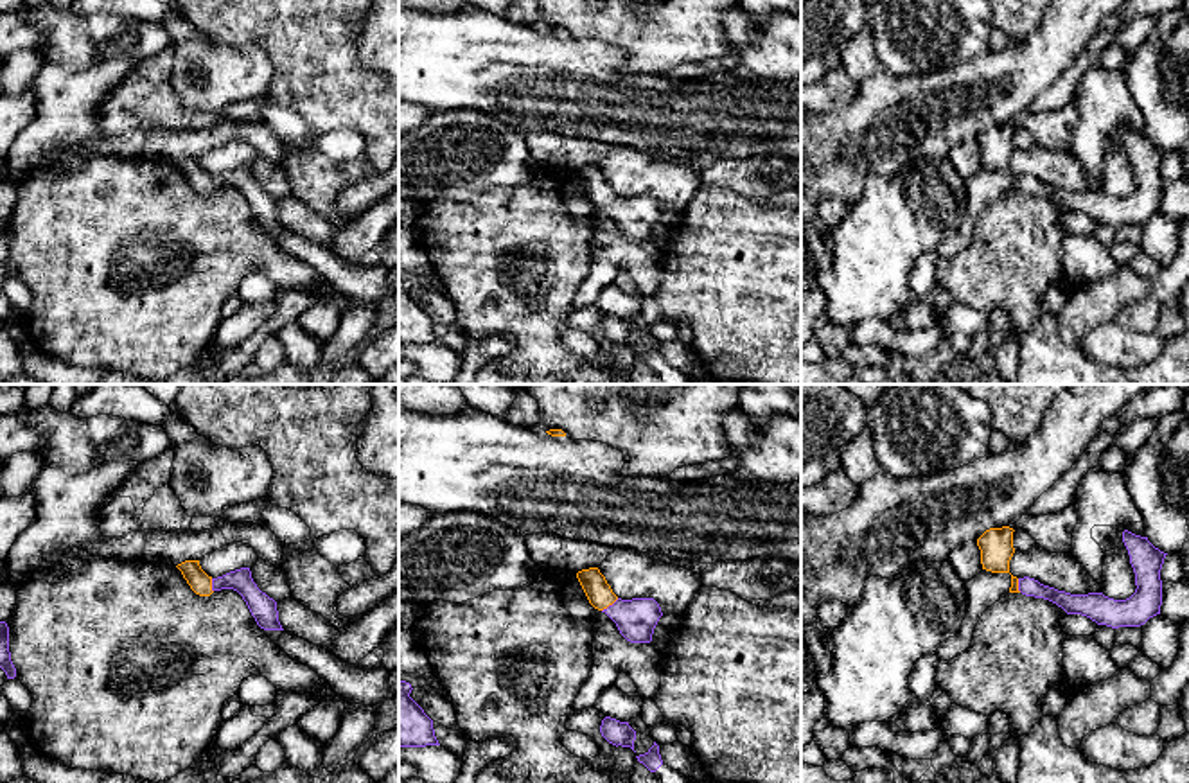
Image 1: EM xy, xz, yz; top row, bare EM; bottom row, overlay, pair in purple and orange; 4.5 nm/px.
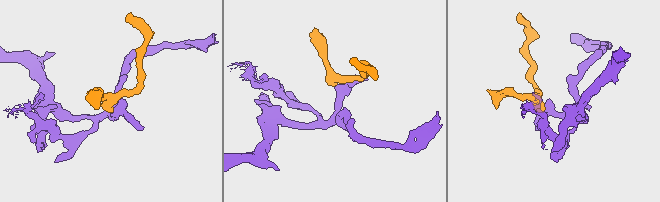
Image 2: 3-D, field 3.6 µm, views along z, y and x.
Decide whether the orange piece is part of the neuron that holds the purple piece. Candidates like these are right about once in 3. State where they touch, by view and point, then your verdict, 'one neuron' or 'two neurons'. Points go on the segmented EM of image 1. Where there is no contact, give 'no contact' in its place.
xz (609, 606) | one neuron

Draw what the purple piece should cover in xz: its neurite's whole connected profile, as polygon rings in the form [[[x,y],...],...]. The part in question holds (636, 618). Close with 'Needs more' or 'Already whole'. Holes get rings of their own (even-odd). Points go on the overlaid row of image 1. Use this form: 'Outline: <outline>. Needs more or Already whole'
Outline: [[[598,567],[582,569],[577,578],[589,603],[605,612],[630,643],[650,643],[654,629],[663,616],[654,598],[618,598]]]. Needs more

